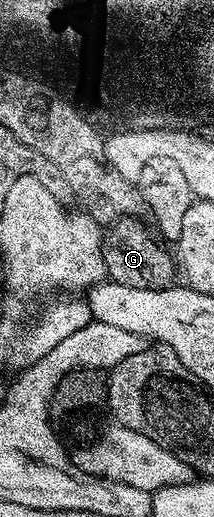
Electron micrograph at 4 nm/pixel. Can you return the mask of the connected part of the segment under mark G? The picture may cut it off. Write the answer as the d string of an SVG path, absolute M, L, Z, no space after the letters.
M125 215L121 220L124 220L121 224L107 229L104 238L104 268L107 279L114 284L134 286L134 290L162 290L173 287L178 280L178 264L173 253L163 248L165 245L151 227L148 229L144 224L136 224L135 215Z

